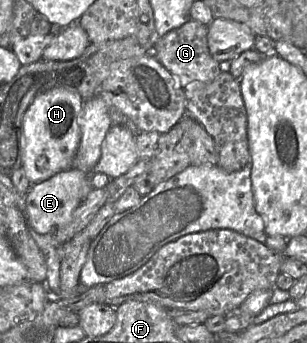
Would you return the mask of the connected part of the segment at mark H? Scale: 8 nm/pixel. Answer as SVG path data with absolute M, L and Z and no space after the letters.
M54 88L36 96L26 110L22 123L22 167L31 185L46 181L73 167L73 159L81 142L78 119L83 103L84 100L78 93Z

